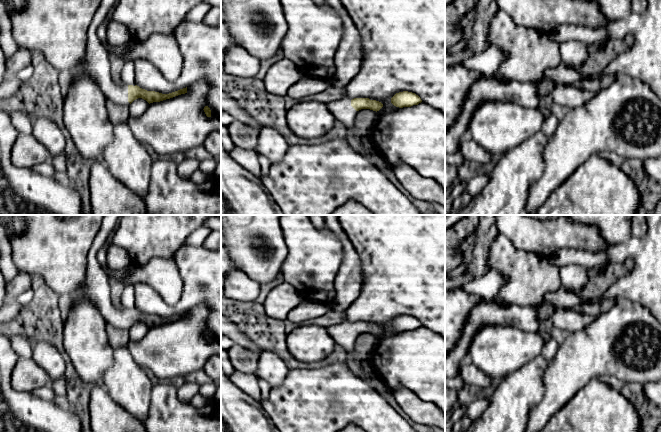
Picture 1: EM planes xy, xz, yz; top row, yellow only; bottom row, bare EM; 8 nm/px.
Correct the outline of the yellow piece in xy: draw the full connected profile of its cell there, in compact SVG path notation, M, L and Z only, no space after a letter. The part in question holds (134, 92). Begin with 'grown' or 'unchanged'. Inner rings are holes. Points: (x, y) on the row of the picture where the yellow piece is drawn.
grown; M102 0L88 29L85 54L85 71L94 79L105 97L118 105L129 106L138 98L150 104L187 93L187 87L169 94L162 94L142 89L135 83L118 85L112 80L109 53L99 40L96 31L101 22L111 13L116 2L117 0Z

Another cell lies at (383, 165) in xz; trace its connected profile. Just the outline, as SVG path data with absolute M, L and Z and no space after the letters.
M382 157L379 160L379 162L377 163L376 166L380 171L382 171L384 173L385 176L395 179L394 168L384 157Z

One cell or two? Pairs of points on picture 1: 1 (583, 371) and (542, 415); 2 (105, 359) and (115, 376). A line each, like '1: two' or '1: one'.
1: one
2: two

